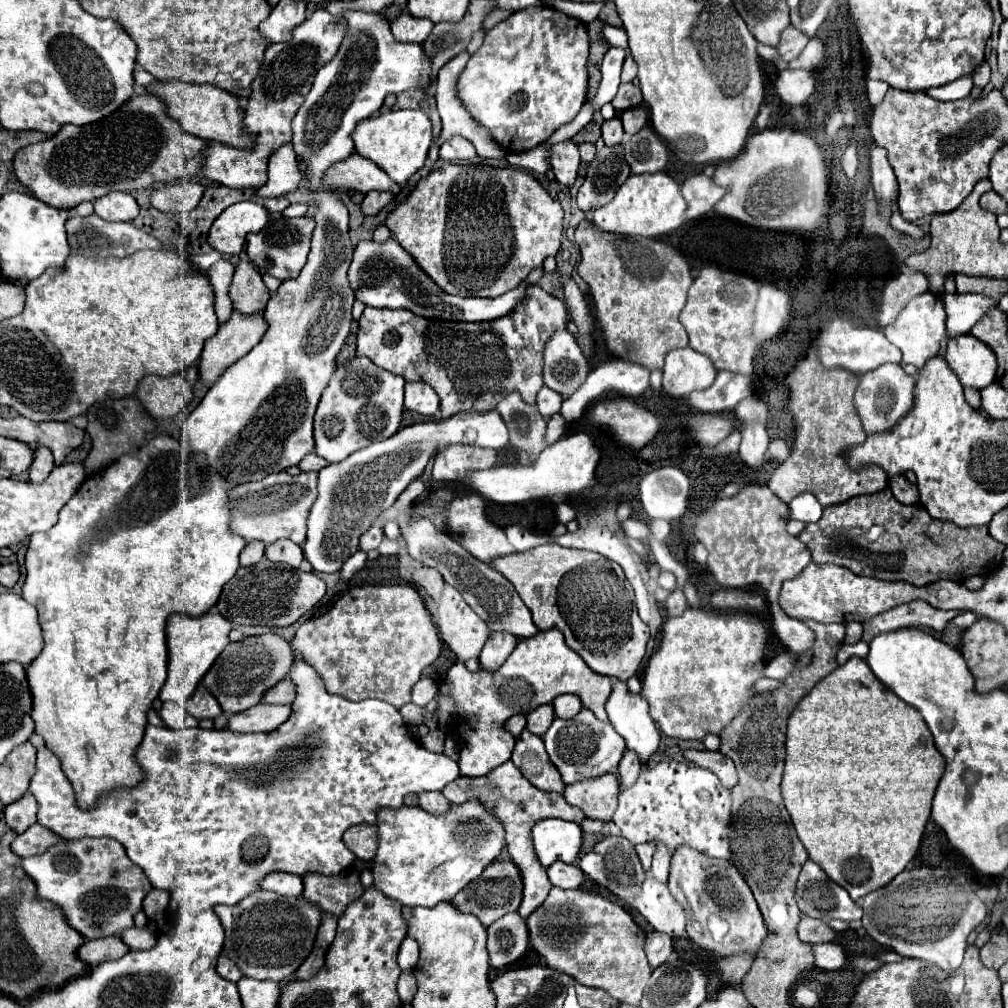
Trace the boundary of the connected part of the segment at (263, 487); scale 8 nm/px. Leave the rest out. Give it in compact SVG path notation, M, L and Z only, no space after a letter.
M286 471L264 477L258 483L242 483L230 491L230 511L232 511L232 533L244 537L246 541L258 539L266 545L278 539L290 539L298 545L306 539L308 511L316 501L316 473L288 475Z

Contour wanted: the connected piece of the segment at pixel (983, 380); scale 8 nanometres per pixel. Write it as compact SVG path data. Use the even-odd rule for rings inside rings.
M970 333L948 341L944 359L964 387L984 389L994 383L996 357L988 345Z

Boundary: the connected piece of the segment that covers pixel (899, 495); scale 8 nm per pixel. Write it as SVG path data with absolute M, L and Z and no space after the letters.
M896 477L890 481L890 489L894 493L894 497L904 503L904 505L916 505L918 503L918 489L916 485L912 485L906 477Z

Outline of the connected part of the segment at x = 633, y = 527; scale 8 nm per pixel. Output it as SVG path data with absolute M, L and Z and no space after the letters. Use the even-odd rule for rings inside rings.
M630 519L624 523L624 533L628 537L634 537L634 539L640 539L640 541L646 541L648 539L648 527L646 523L642 523L640 519Z

